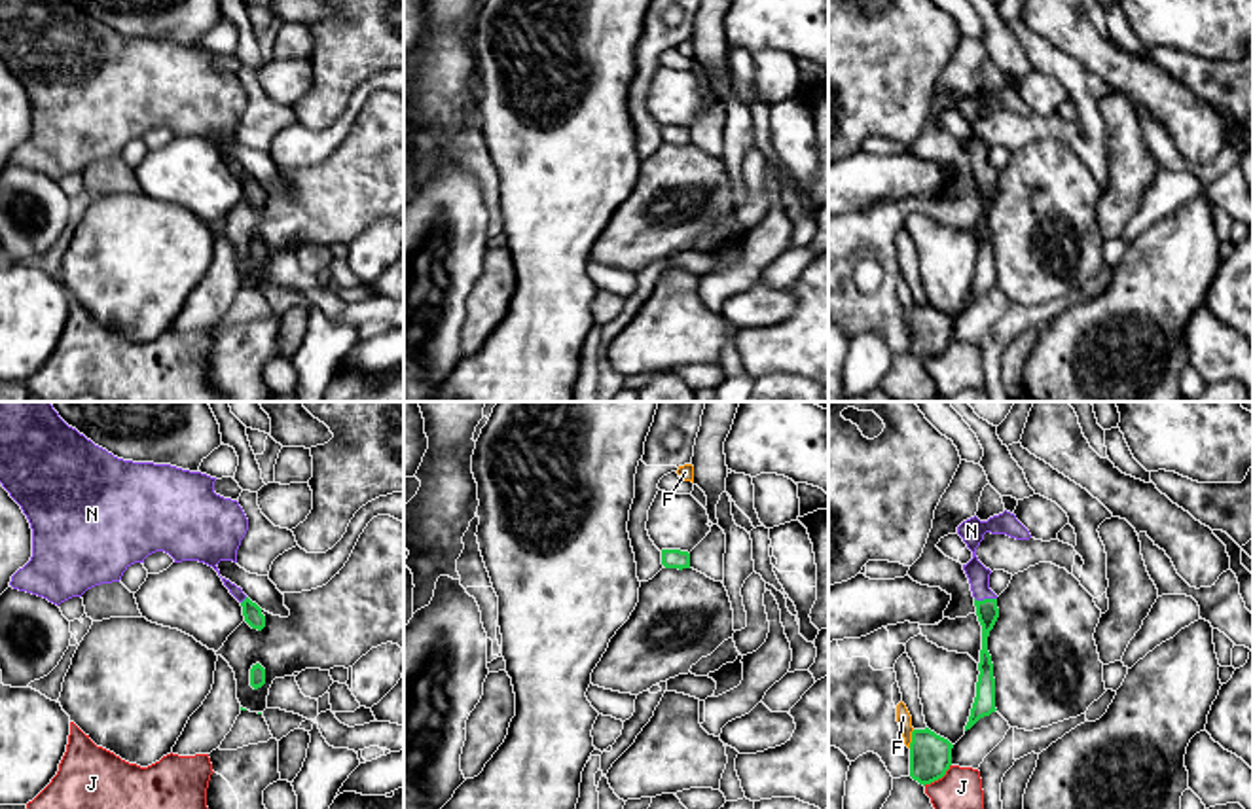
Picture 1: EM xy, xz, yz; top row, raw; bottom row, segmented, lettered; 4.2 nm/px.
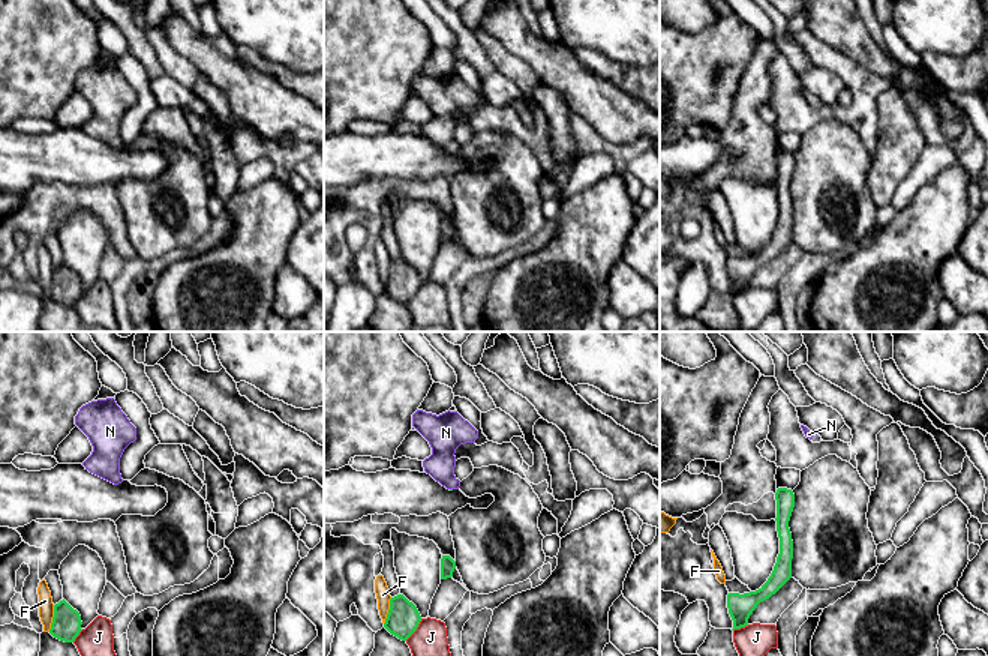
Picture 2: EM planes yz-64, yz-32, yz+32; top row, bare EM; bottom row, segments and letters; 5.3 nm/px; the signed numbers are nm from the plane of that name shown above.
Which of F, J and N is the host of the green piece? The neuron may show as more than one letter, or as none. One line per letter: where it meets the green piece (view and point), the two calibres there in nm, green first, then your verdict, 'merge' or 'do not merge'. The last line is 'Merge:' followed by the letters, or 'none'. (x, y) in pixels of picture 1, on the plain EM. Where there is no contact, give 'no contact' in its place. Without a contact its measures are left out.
F: contact yz (912, 315); calibres 180 and 60 nm; do not merge
J: contact yz (939, 353); calibres 180 and 190 nm; do not merge
N: contact yz (986, 175); calibres 90 and 100 nm; merge
Merge: N

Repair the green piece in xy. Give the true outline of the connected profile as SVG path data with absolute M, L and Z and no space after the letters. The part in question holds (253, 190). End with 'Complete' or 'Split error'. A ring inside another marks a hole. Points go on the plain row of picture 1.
M222 153L224 161L229 165L229 169L241 178L243 182L243 191L245 197L252 203L262 207L265 203L265 191L262 189L262 184L252 178L241 163L237 163L235 159L231 159L229 155Z. Split error

